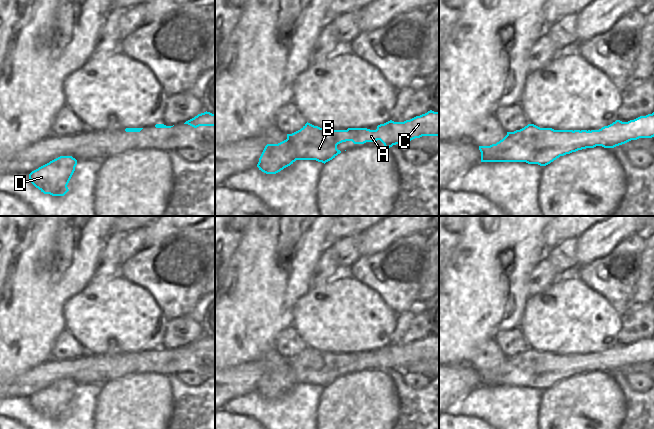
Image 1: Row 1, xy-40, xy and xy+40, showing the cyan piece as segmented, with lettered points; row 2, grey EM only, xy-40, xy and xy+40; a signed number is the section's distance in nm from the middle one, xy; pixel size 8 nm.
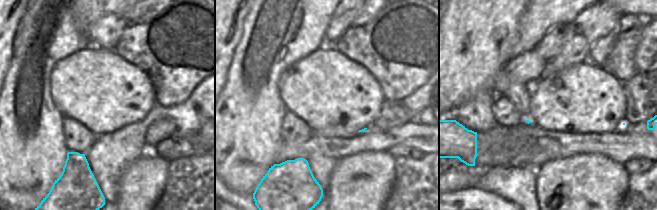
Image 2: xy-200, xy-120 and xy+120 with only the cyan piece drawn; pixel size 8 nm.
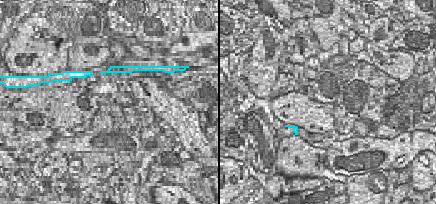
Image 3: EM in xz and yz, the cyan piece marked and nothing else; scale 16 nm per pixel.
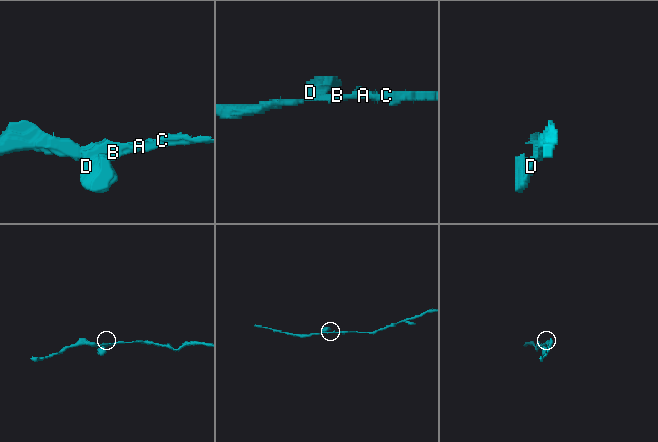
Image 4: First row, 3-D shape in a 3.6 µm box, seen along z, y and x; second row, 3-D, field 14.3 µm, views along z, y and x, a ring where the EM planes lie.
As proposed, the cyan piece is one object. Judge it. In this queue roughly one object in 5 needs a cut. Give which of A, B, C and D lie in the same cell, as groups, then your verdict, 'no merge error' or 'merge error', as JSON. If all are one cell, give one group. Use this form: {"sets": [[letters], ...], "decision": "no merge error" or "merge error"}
{"sets": [["A", "B", "C", "D"]], "decision": "no merge error"}

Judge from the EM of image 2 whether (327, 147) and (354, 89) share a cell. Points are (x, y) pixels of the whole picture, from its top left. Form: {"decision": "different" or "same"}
{"decision": "different"}

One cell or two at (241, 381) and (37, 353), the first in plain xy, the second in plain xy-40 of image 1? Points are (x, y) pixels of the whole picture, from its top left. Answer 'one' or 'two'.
two

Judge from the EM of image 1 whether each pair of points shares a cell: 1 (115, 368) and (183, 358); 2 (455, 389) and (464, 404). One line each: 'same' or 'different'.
1: same
2: different

